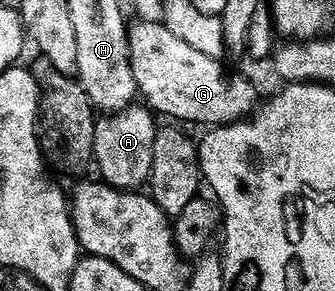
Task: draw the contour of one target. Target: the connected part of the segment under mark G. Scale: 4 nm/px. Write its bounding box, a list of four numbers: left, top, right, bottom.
[129,21,260,128]

